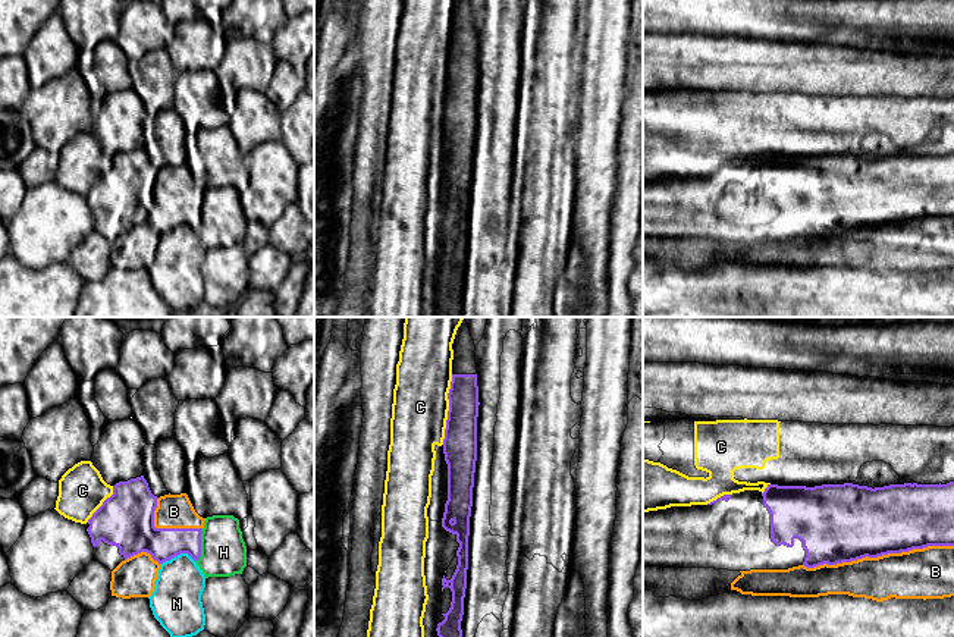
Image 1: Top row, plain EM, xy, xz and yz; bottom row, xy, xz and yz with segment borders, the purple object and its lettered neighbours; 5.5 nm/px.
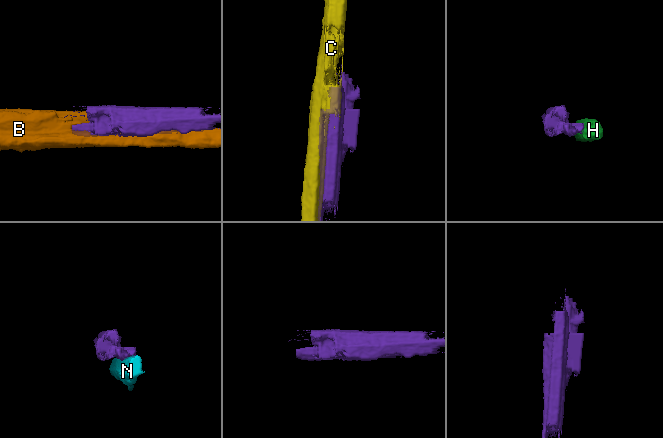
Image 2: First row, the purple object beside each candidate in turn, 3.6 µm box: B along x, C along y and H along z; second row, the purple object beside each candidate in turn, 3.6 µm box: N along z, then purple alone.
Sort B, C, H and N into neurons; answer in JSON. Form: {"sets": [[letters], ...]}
{"sets": [["B"], ["C"], ["H"], ["N"]]}

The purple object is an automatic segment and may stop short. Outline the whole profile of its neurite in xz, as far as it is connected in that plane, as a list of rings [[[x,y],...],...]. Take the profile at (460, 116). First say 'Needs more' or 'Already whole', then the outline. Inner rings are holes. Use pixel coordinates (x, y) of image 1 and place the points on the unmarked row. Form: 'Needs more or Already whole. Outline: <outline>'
Needs more. Outline: [[[458,0],[454,15],[454,31],[452,31],[452,53],[448,65],[449,70],[449,82],[445,100],[443,110],[443,125],[445,132],[448,135],[448,172],[445,175],[445,183],[442,189],[442,198],[456,207],[456,213],[459,219],[456,222],[458,236],[451,251],[446,251],[445,247],[442,250],[442,263],[445,258],[449,258],[452,263],[451,279],[446,285],[442,285],[445,291],[437,295],[437,307],[440,308],[436,313],[436,317],[461,317],[462,314],[462,301],[461,292],[464,286],[464,269],[467,260],[467,241],[468,241],[468,207],[470,207],[470,188],[473,178],[473,159],[474,159],[474,144],[476,144],[476,132],[477,132],[477,88],[478,88],[478,57],[477,57],[477,35],[476,35],[476,16],[471,9],[470,0]]]

